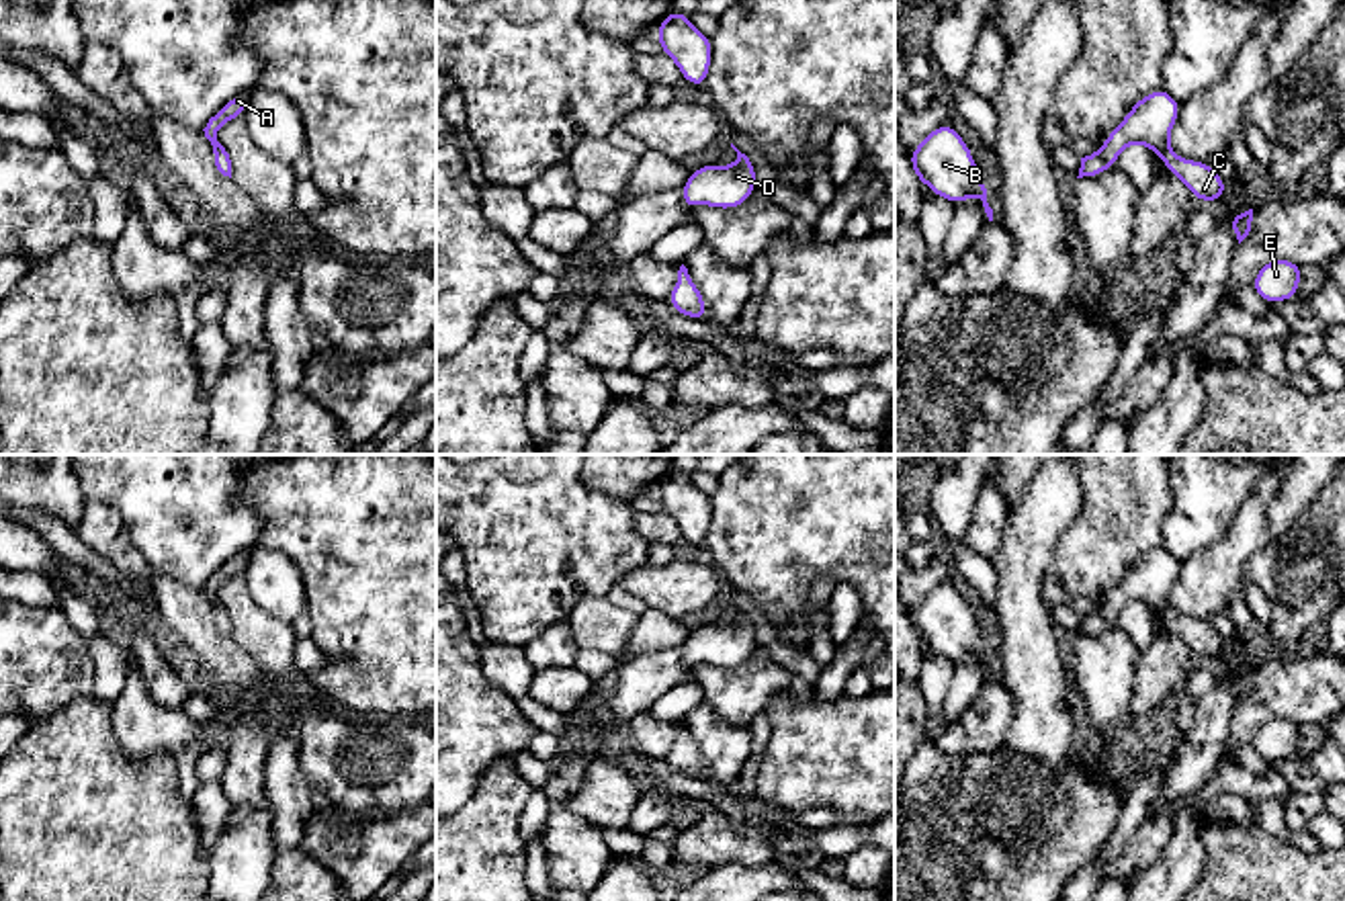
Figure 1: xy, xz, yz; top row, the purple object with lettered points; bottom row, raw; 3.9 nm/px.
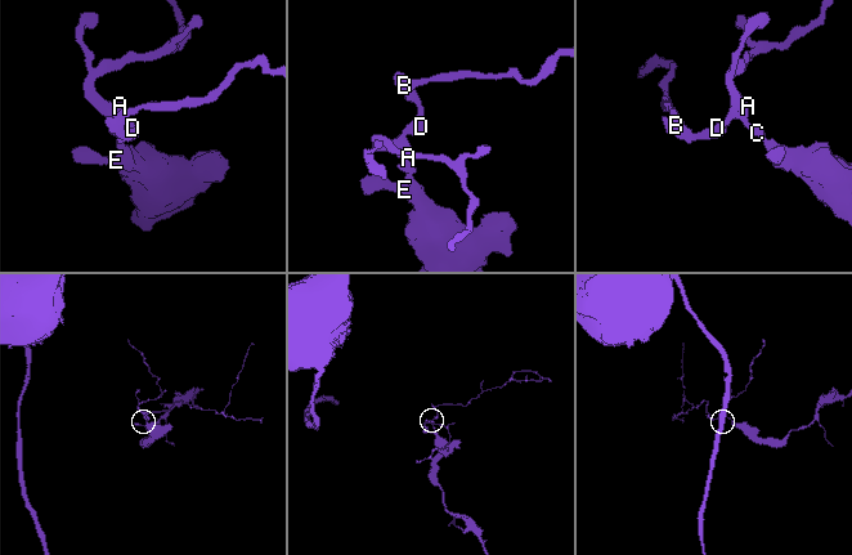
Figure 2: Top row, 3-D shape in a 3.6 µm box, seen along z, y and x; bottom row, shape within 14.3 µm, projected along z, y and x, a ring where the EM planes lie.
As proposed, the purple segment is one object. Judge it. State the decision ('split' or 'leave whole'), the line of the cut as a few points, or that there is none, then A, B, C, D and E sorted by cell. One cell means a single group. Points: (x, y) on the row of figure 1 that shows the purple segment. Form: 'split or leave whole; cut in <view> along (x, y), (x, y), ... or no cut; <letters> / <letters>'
leave whole; no cut; A B C D E

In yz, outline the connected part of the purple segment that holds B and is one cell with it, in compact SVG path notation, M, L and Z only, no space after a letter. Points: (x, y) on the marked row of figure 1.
M950 123L938 125L909 154L909 162L917 180L925 182L934 195L954 205L968 197L977 197L983 201L989 221L993 221L983 174L972 162L970 147Z

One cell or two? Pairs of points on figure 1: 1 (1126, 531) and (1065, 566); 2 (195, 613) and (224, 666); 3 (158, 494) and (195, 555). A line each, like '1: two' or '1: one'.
1: one
2: one
3: one

